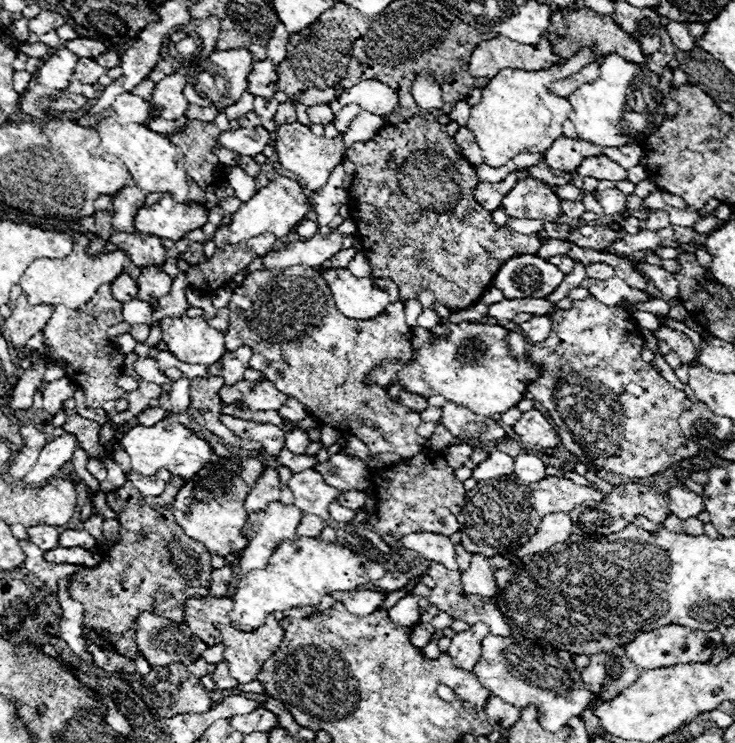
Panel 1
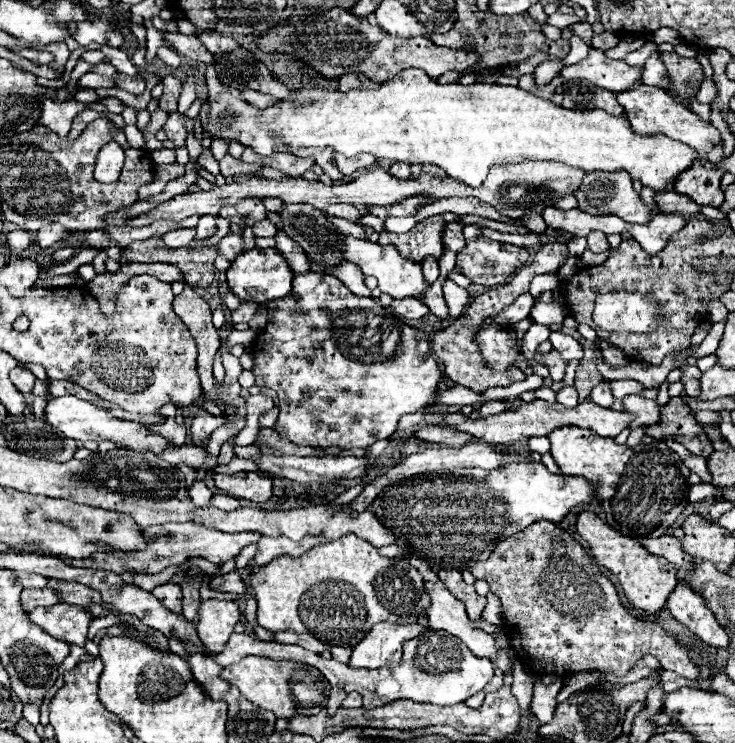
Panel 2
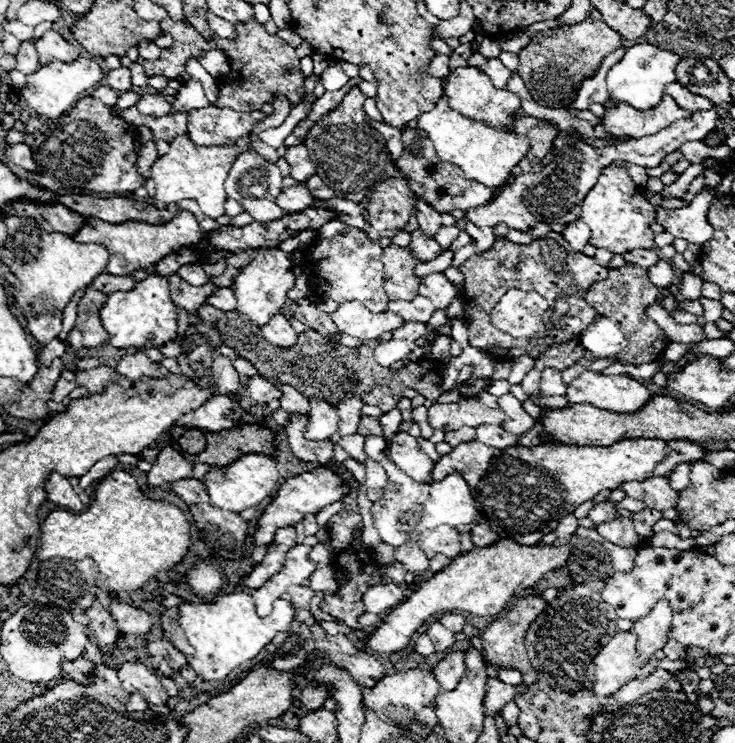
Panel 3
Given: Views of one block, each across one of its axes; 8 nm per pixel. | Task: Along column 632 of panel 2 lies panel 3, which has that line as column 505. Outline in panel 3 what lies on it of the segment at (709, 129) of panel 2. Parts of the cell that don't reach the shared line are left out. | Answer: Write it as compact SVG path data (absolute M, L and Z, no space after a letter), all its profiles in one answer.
M472 66L466 68L456 68L454 72L448 74L444 80L444 94L450 100L450 106L458 110L460 114L476 120L476 122L486 122L494 128L506 128L512 130L512 122L516 114L520 112L520 98L508 90L498 90L492 86L490 78L486 74L480 74L480 70L472 70Z

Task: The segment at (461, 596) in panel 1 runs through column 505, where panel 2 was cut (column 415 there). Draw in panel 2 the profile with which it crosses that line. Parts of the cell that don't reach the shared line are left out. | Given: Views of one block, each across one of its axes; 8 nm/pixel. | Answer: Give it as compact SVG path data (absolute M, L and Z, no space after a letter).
M380 622L376 624L366 638L354 646L350 656L350 666L354 668L380 668L388 662L396 662L402 658L402 644L410 638L416 638L424 632L420 622L412 624L394 624L394 622Z

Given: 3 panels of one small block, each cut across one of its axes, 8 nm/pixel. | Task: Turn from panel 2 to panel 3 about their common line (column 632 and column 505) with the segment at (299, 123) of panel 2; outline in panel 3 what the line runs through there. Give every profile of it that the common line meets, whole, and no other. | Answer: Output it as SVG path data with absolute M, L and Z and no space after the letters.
M442 96L440 102L436 102L434 110L418 116L418 128L422 128L428 134L442 162L450 162L462 168L470 180L482 182L488 188L500 186L512 174L512 168L528 152L528 140L524 136L518 136L506 130L496 130L496 128L490 128L486 124L480 124L476 120L462 116L460 112L448 106L446 96Z

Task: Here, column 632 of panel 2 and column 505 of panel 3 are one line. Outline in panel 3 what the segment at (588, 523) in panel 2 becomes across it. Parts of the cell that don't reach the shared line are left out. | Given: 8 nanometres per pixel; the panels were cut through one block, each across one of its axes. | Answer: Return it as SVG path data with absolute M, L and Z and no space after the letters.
M508 538L496 542L496 546L488 546L488 550L476 550L454 558L452 564L432 576L430 580L422 582L414 594L396 606L380 624L378 628L364 640L366 654L386 654L386 652L400 652L412 640L412 634L432 616L444 614L450 610L470 612L474 616L494 616L500 614L506 604L526 588L532 588L546 572L552 572L566 564L570 556L568 546L520 546Z

